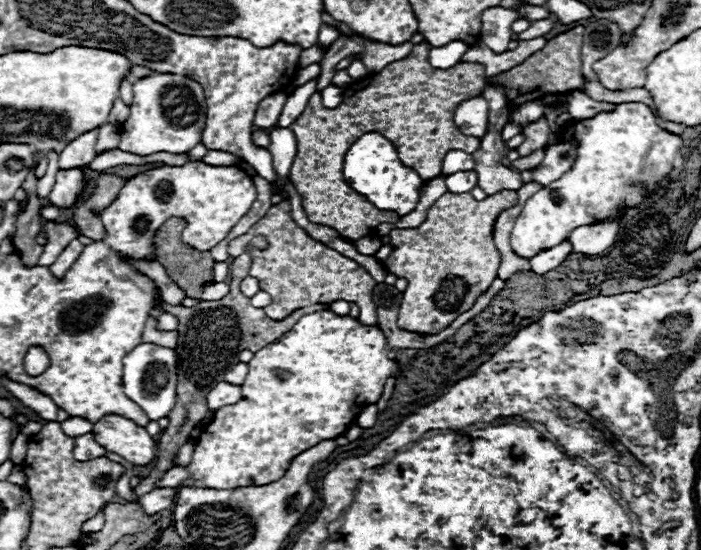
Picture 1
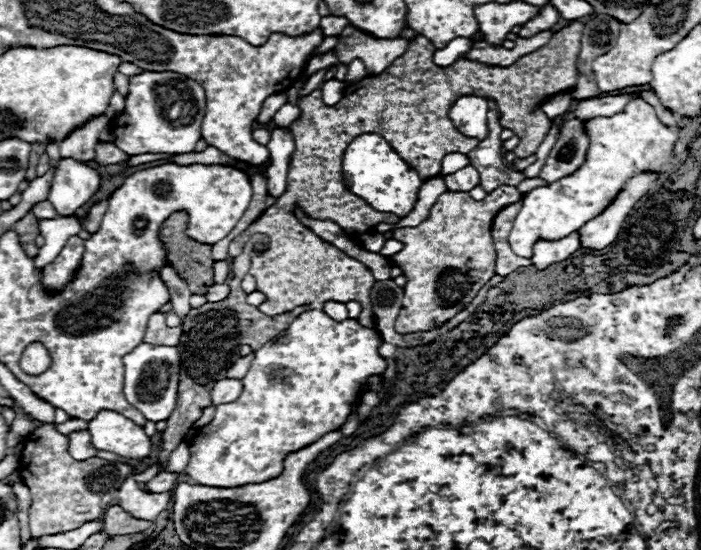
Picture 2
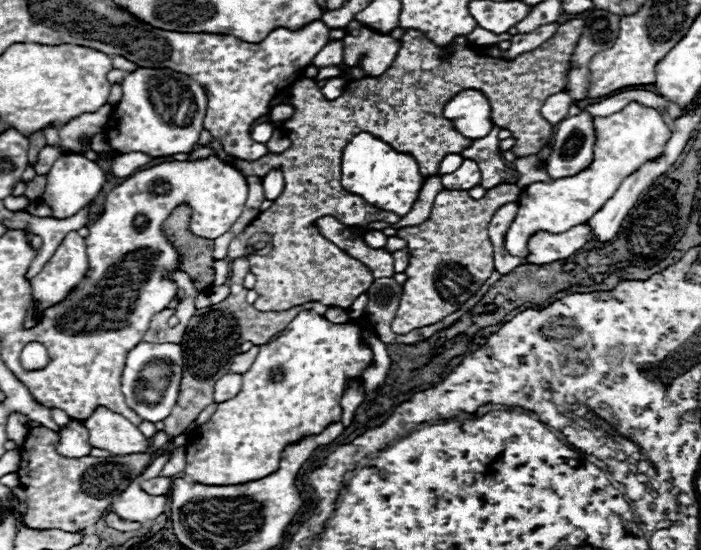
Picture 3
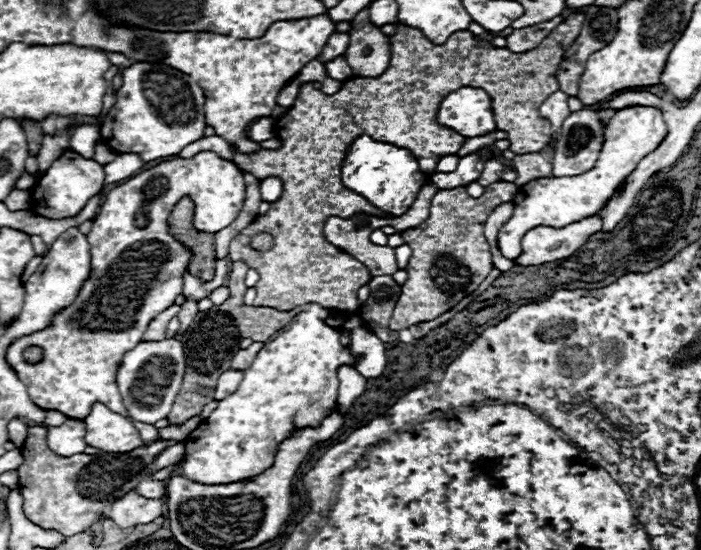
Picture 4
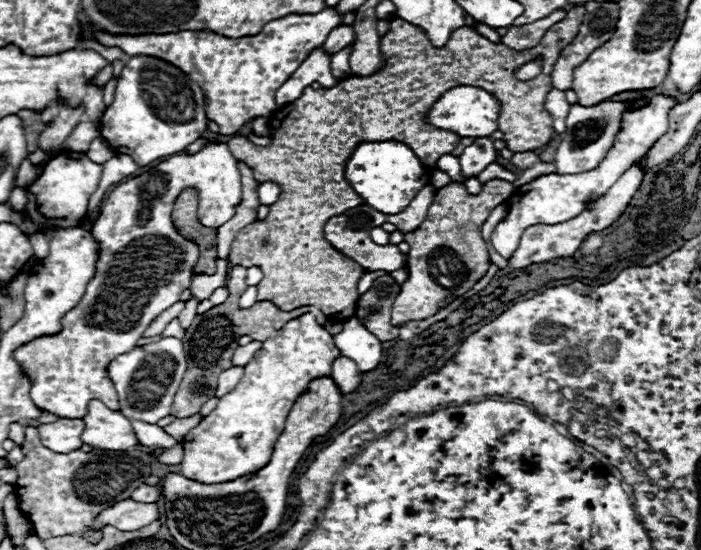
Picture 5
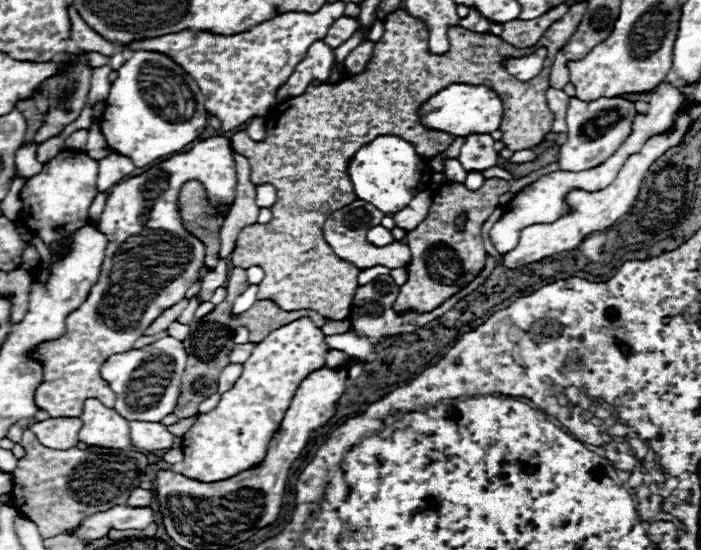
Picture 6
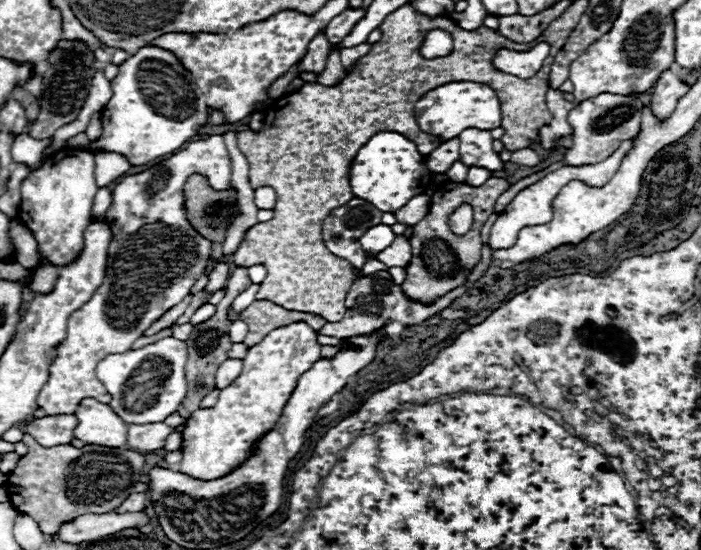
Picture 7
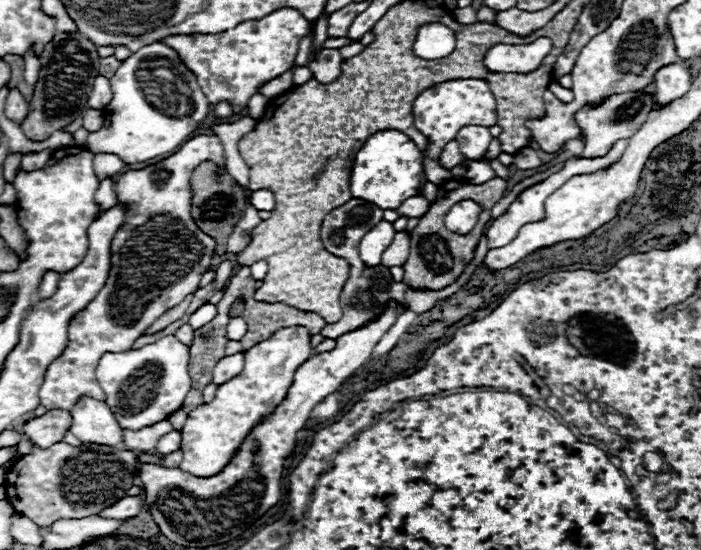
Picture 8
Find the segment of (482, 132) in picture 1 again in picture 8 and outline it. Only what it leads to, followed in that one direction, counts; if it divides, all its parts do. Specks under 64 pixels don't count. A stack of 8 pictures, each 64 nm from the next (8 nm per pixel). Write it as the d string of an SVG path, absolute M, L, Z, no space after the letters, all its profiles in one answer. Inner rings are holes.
M458 78L458 80L438 82L438 84L422 90L412 104L412 114L414 114L416 128L428 138L428 148L422 152L426 180L434 182L434 184L442 184L444 180L452 178L450 170L440 166L442 148L450 140L454 140L458 130L464 126L470 126L470 124L494 126L496 124L496 100L494 100L494 94L490 92L490 86L486 80Z

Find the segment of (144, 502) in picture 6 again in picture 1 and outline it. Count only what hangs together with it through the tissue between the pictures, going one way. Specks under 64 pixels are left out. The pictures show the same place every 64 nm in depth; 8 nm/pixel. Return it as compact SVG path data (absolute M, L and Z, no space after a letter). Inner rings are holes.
M174 466L156 482L156 488L178 488L182 484L182 480L186 480L186 478L190 478L188 470Z

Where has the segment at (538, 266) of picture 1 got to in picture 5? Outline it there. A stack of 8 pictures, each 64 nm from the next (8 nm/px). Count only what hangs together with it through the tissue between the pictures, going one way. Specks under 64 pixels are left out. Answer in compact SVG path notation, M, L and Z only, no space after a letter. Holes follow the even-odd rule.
M638 160L614 182L614 188L610 188L606 194L602 194L598 200L594 200L588 208L584 208L584 212L580 216L570 218L566 222L560 222L560 224L554 224L554 226L552 224L536 224L536 226L526 228L522 238L520 238L518 250L508 258L508 266L526 268L530 264L538 264L538 262L546 262L546 260L552 260L552 258L562 258L562 256L574 254L588 234L608 228L612 222L618 220L618 216L624 214L632 196L638 192L642 178L644 178L644 172L642 172L640 160Z

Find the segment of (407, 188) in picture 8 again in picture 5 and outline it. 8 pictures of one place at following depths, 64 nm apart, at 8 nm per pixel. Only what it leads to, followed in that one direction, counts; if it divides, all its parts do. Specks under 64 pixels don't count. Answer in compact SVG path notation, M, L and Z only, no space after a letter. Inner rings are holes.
M398 140L364 142L354 150L350 160L346 162L346 180L350 182L354 192L374 210L384 214L398 214L410 204L418 190L430 184L430 168L420 164L412 148Z

